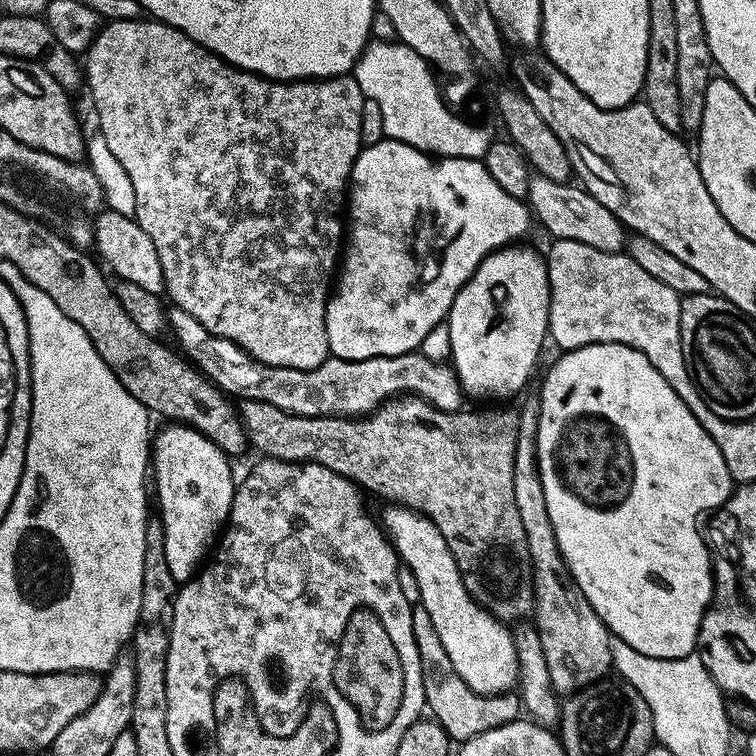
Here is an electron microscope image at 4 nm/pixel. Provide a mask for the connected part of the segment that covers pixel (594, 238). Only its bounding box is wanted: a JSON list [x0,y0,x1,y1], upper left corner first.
[530,182,622,253]

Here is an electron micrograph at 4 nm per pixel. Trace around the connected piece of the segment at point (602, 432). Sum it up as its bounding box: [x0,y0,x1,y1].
[535,344,734,659]

